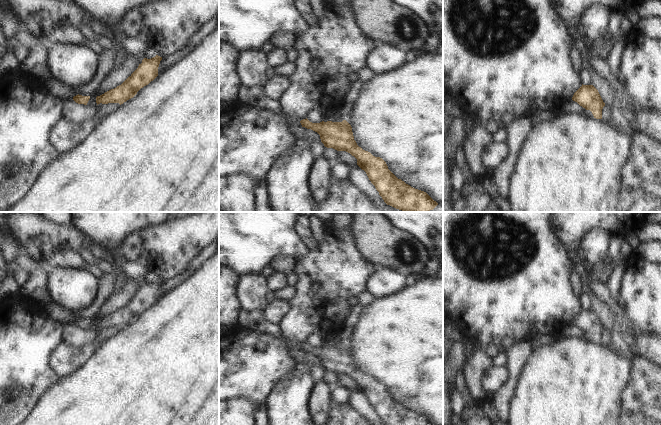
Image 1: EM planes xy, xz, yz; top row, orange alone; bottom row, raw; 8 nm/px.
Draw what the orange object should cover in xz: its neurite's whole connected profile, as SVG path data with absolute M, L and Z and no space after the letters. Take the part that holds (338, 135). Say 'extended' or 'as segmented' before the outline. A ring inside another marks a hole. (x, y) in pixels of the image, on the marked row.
as segmented; M306 118L300 123L302 127L317 132L325 147L346 151L354 156L357 165L366 172L387 205L403 212L429 212L438 205L426 192L398 179L382 158L375 157L359 147L354 140L352 127L346 120L312 123Z

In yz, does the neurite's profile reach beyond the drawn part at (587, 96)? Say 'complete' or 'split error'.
complete

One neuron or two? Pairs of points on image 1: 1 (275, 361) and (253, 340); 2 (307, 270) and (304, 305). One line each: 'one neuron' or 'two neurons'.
1: one neuron
2: one neuron

